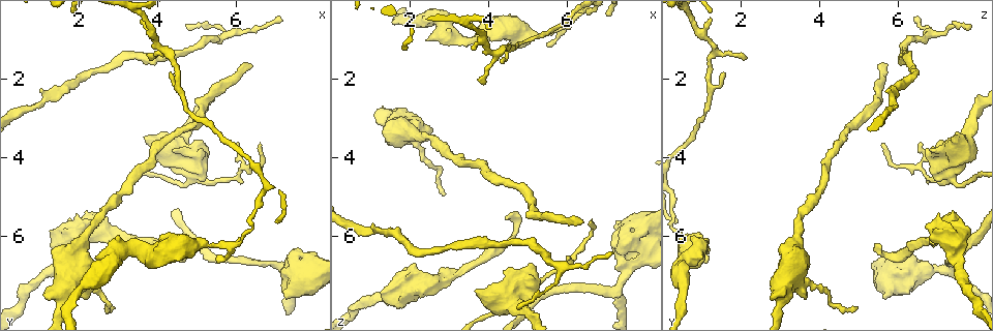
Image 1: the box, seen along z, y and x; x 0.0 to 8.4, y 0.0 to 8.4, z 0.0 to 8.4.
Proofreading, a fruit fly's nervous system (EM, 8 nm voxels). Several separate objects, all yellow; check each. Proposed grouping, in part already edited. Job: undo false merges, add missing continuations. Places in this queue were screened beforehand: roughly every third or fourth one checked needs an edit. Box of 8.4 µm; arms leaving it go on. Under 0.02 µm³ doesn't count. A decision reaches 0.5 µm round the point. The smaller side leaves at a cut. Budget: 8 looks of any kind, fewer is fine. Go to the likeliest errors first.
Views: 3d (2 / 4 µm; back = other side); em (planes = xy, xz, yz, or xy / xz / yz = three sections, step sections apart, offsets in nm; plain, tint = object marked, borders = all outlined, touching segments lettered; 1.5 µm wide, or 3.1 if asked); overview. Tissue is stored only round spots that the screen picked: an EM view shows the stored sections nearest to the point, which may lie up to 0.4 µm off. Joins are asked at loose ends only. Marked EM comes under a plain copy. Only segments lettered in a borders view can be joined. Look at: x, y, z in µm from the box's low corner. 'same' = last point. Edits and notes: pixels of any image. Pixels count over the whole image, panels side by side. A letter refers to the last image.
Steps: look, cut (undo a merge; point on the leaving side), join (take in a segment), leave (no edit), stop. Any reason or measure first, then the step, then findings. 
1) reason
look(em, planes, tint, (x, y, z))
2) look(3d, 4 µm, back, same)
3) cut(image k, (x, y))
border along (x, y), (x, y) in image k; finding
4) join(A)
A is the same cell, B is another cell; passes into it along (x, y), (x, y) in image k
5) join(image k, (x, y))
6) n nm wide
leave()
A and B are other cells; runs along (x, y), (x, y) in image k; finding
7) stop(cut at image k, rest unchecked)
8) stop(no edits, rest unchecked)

long arm stops here
look(3d, 2 µm, (6.45, 1.70, 5.65))

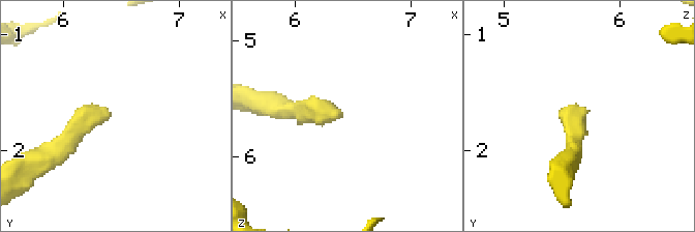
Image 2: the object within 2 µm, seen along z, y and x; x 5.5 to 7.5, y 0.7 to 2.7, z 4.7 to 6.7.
shape alone is not enough
look(em, planes, borders, (6.42, 1.72, 5.64))

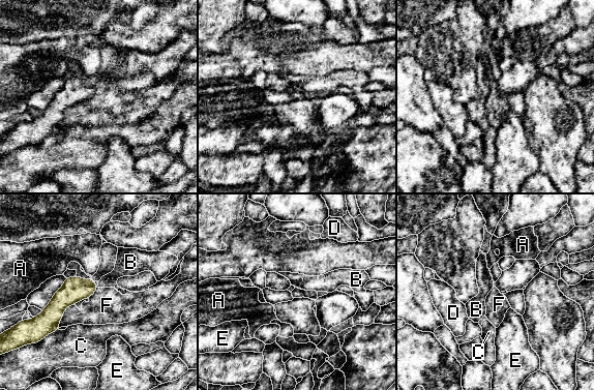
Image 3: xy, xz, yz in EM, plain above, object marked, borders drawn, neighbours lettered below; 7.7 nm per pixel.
leave()
A, B, C, D, E and F are other cells; runs along (91, 281), (54, 310), (48, 328) in image 3; none of them fits

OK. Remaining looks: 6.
free end
look(3d, 4 µm, (2.90, 7.85, 4.90))

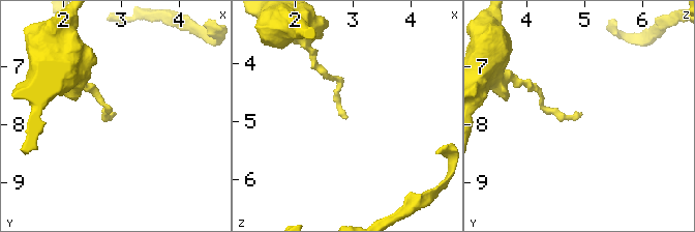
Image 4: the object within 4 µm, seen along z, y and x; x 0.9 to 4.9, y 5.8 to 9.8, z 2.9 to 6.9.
shape alone is not enough
look(em, xy, step 8, borders, (2.90, 7.85, 5.00))

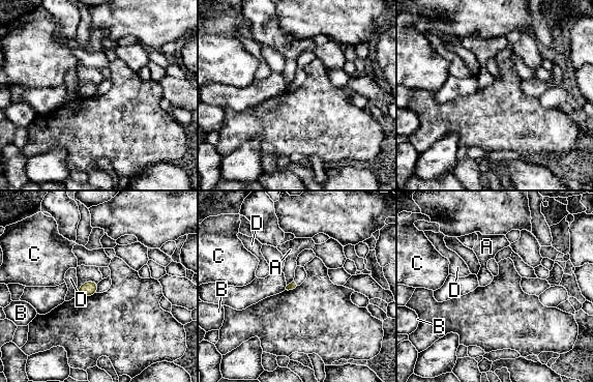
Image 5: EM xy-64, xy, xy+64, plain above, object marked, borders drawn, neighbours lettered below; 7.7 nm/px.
leave()
A, B, C and D are other cells; border along (293, 281), (287, 286) in image 5; none of them fits

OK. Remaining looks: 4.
an open end
look(em, yz, step 8, borders, (6.60, 3.65, 5.60))

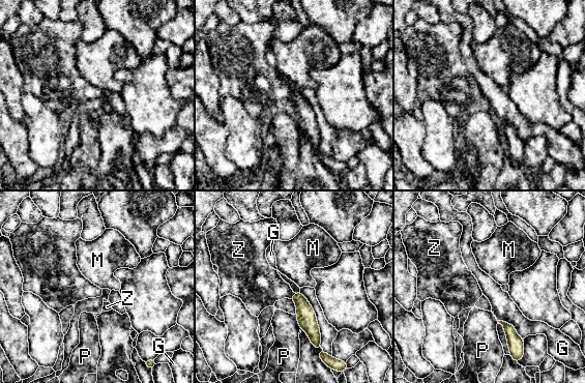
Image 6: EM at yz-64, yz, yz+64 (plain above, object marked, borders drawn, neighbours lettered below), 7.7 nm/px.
look(em, planes, borders, same)

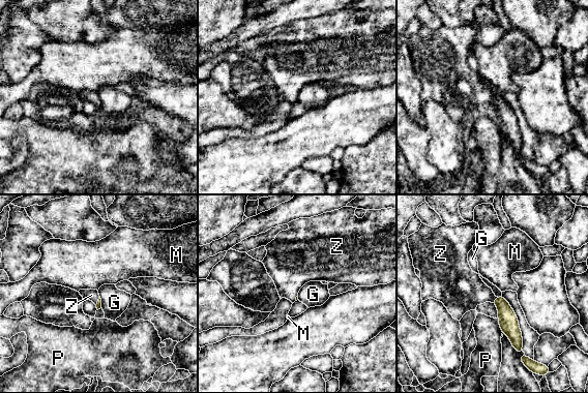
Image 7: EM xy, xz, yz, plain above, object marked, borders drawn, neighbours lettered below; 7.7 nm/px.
join(Z)
Z is the same cell, G, M and P are other cells; passes into it along (508, 323), (494, 299), (464, 290) in image 7; it goes on there

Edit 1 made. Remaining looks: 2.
stop(join at image 7, rest unchecked)

